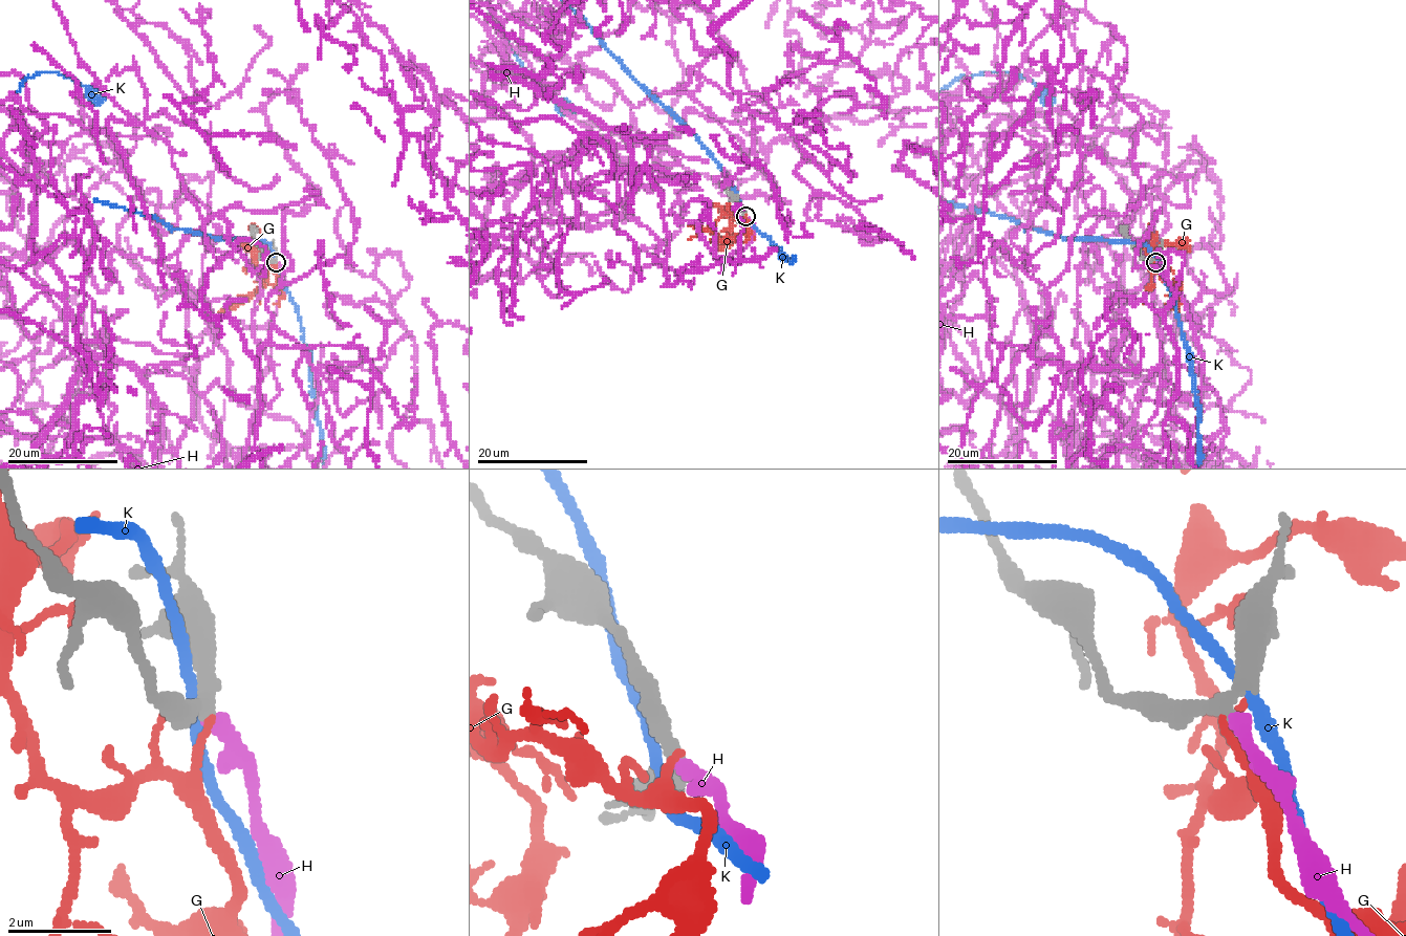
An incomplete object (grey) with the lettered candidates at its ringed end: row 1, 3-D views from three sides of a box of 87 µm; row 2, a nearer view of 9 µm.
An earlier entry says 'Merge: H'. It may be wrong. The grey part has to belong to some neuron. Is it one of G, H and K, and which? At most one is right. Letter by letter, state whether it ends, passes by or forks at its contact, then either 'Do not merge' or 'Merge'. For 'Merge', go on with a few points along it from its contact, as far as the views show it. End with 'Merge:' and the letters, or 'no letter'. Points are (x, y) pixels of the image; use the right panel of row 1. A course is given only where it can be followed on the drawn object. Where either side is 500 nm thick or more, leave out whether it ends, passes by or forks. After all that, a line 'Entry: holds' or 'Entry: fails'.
G: It ends there. Do not merge
H: It passes by. Merge
K: It passes by. Do not merge
Merge: H
Entry: holds

